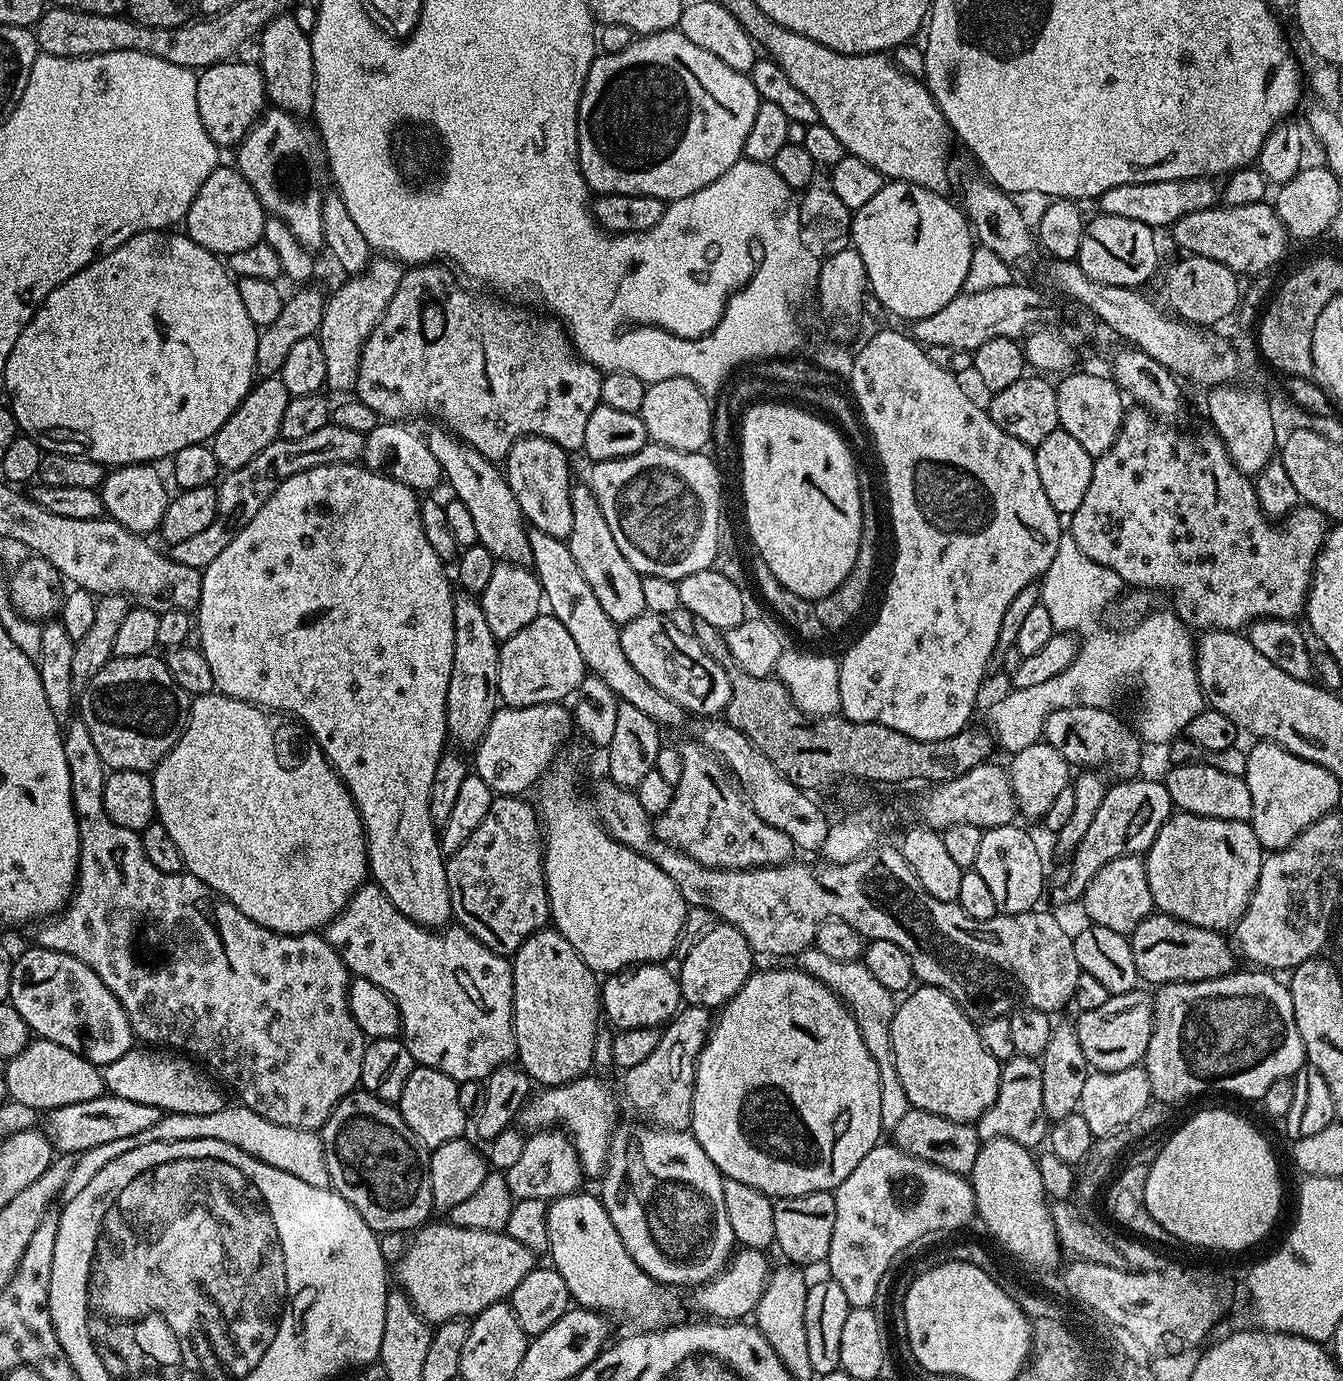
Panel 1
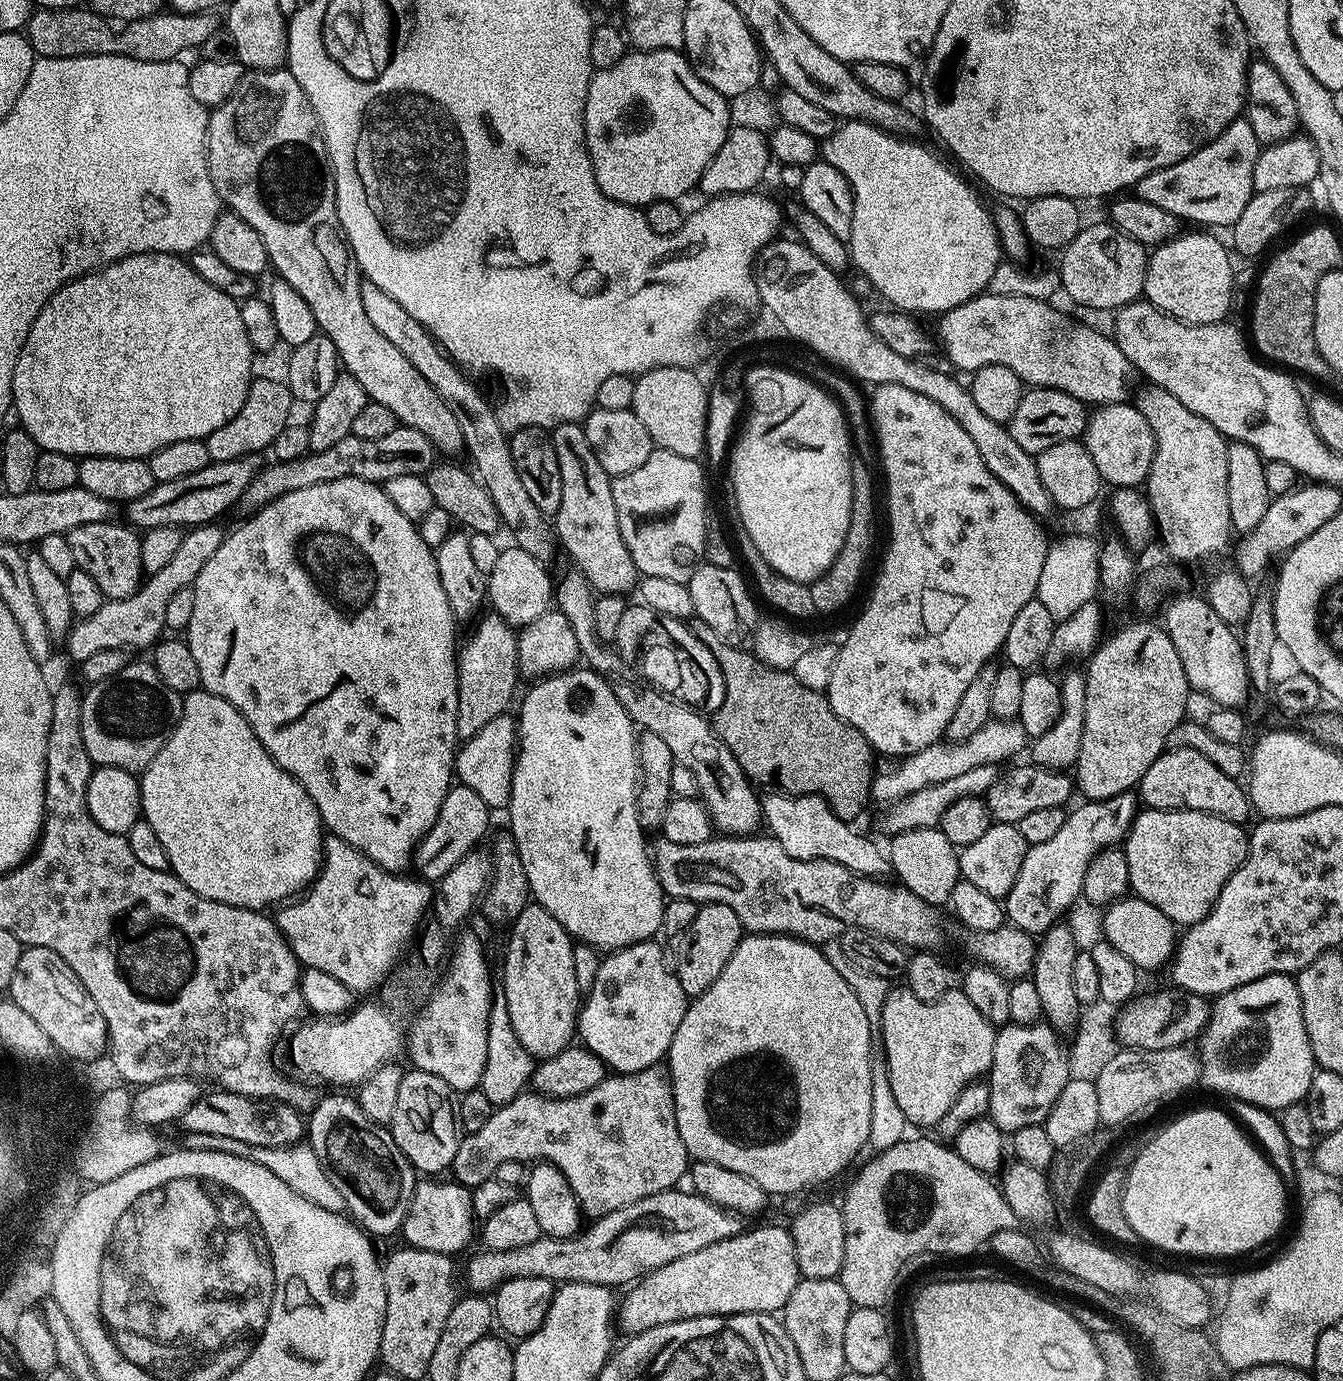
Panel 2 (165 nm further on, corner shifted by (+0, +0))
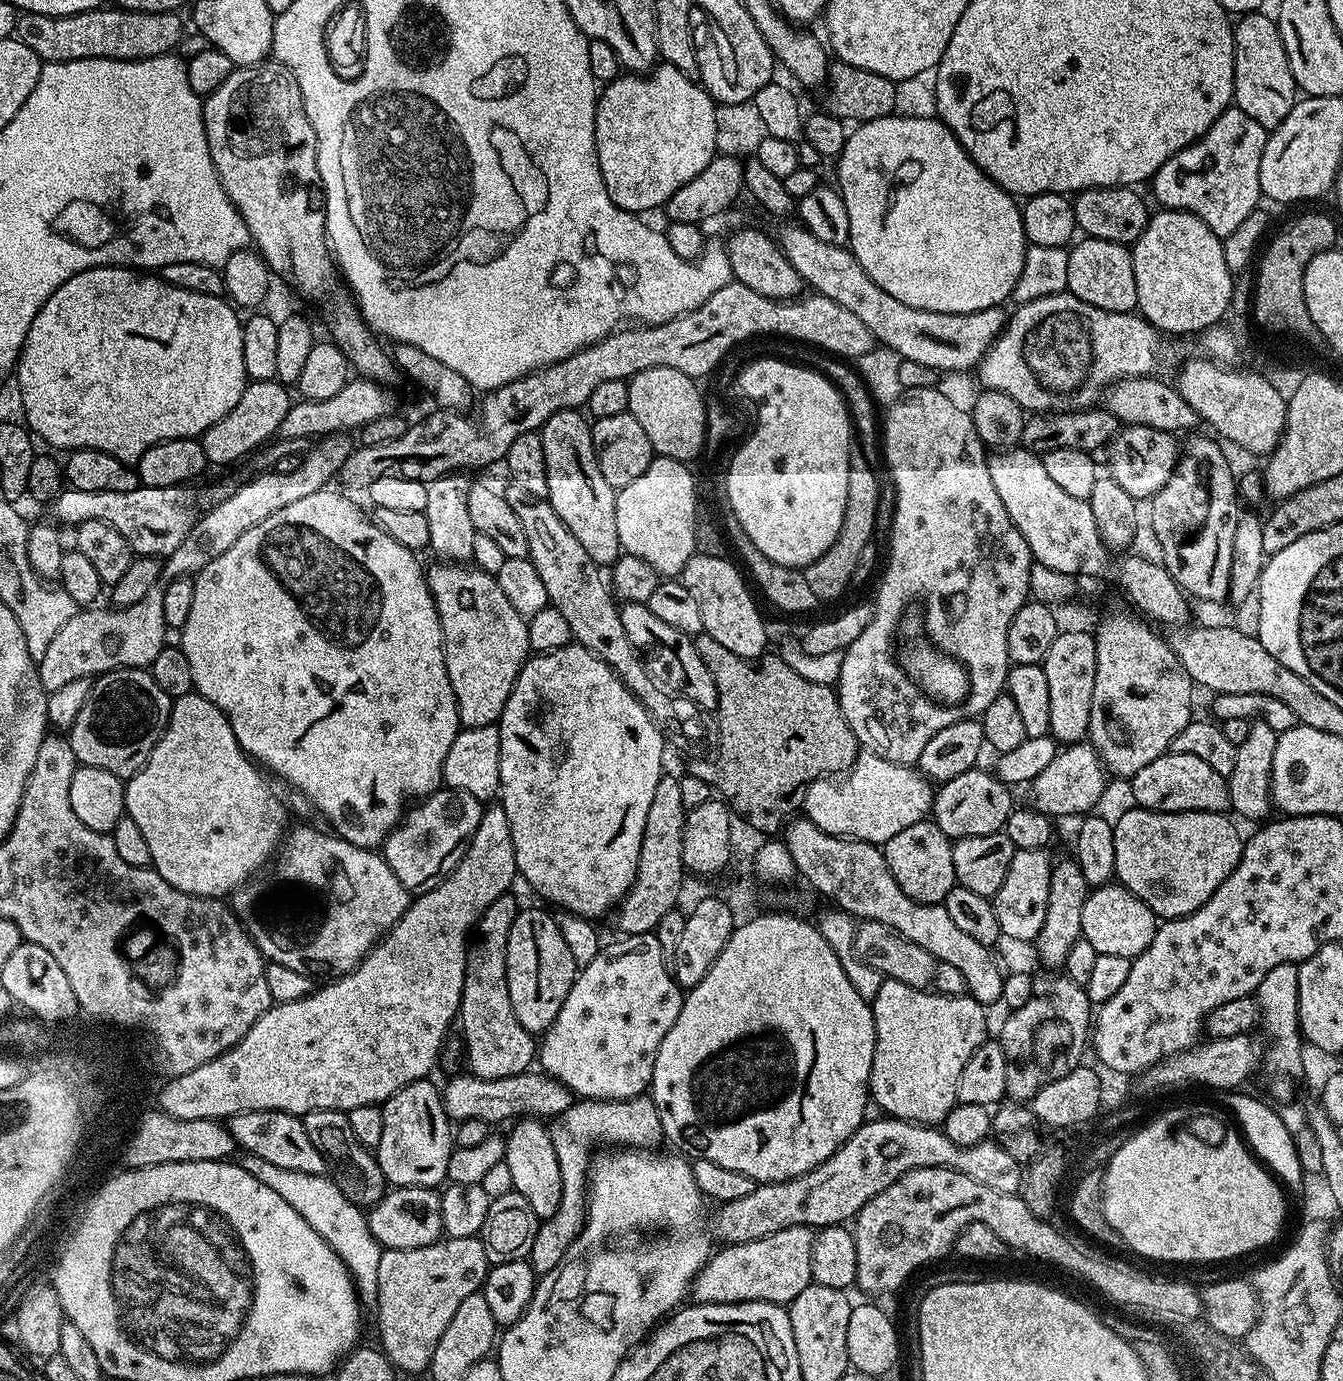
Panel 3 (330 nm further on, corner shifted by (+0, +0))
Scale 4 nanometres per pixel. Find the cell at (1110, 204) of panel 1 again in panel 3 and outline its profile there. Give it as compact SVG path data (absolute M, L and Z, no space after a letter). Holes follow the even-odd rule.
M1229 106L1213 124L1208 125L1208 132L1189 148L1174 154L1161 166L1151 179L1144 181L1142 195L1155 209L1165 208L1165 213L1177 214L1186 218L1193 218L1200 224L1205 224L1212 232L1223 234L1243 216L1243 212L1252 201L1254 190L1260 181L1260 167L1262 154L1266 150L1270 132L1250 114L1242 109Z

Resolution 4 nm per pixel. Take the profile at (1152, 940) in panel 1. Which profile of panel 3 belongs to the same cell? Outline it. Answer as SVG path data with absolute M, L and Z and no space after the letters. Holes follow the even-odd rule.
M1123 886L1106 889L1093 895L1084 909L1083 931L1093 949L1106 954L1122 954L1122 958L1136 960L1146 953L1157 938L1162 921L1150 906L1146 906Z

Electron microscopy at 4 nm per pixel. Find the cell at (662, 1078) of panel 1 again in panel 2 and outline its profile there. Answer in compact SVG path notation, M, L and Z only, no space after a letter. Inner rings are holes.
M653 1066L641 1072L612 1074L590 1090L560 1099L549 1098L532 1090L525 1091L514 1098L514 1102L495 1109L490 1122L486 1122L482 1130L467 1133L457 1143L450 1172L456 1175L453 1176L455 1183L475 1190L482 1182L495 1177L499 1164L510 1160L547 1161L555 1166L566 1182L570 1182L581 1209L587 1215L589 1212L592 1218L607 1217L612 1214L608 1212L616 1212L643 1196L656 1196L674 1187L683 1176L685 1179L690 1168L690 1157L682 1142L682 1134L678 1134L672 1081L667 1071L663 1067Z

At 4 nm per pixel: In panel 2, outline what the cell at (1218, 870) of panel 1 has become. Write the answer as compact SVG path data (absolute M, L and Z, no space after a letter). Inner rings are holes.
M1183 810L1139 811L1135 820L1132 821L1132 828L1128 831L1127 837L1122 844L1122 851L1126 858L1126 866L1130 870L1130 878L1128 879L1129 889L1139 899L1150 902L1150 906L1158 906L1158 910L1162 910L1162 914L1166 914L1166 918L1170 918L1173 924L1177 926L1191 926L1198 923L1202 918L1206 918L1206 914L1216 904L1218 896L1222 894L1222 888L1226 886L1228 879L1240 869L1242 862L1248 857L1249 833L1244 831L1245 829L1241 825L1230 822L1226 818L1218 818L1214 814L1206 814L1205 812L1186 812Z

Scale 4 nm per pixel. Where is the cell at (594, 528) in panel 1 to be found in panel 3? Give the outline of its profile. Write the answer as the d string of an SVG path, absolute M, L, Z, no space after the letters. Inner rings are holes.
M576 410L556 412L539 429L542 454L546 460L547 500L562 522L582 542L586 554L597 566L611 566L620 559L618 518L614 518L617 489L602 478L592 441L589 421Z

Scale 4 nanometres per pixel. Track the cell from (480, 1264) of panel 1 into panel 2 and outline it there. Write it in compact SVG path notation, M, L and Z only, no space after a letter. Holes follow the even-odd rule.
M689 1194L689 1196L676 1196L673 1198L670 1204L670 1210L668 1212L668 1228L669 1232L667 1232L664 1228L659 1228L656 1224L646 1224L642 1228L630 1228L623 1232L622 1236L618 1236L616 1234L612 1235L612 1224L611 1219L608 1218L596 1218L591 1221L592 1225L587 1228L583 1234L578 1234L573 1238L569 1238L567 1240L558 1240L555 1236L546 1236L541 1234L538 1238L538 1242L529 1242L526 1246L517 1246L512 1250L498 1250L497 1252L492 1252L489 1250L480 1250L480 1253L477 1254L476 1257L473 1258L472 1261L468 1264L468 1284L473 1293L476 1294L488 1294L493 1290L500 1287L501 1284L505 1284L507 1280L513 1280L514 1278L546 1278L547 1280L555 1282L557 1285L562 1284L602 1284L605 1286L613 1286L612 1284L624 1284L623 1286L631 1285L633 1282L640 1279L641 1276L647 1276L649 1272L653 1272L654 1270L658 1270L662 1266L666 1266L670 1262L674 1262L678 1258L686 1258L686 1254L694 1254L694 1250L702 1250L706 1246L710 1246L714 1242L722 1242L726 1238L730 1238L731 1236L737 1235L738 1227L736 1228L736 1224L738 1224L737 1217L723 1212L721 1208L718 1206L714 1206L709 1202L709 1200L702 1199L701 1196L695 1194Z

